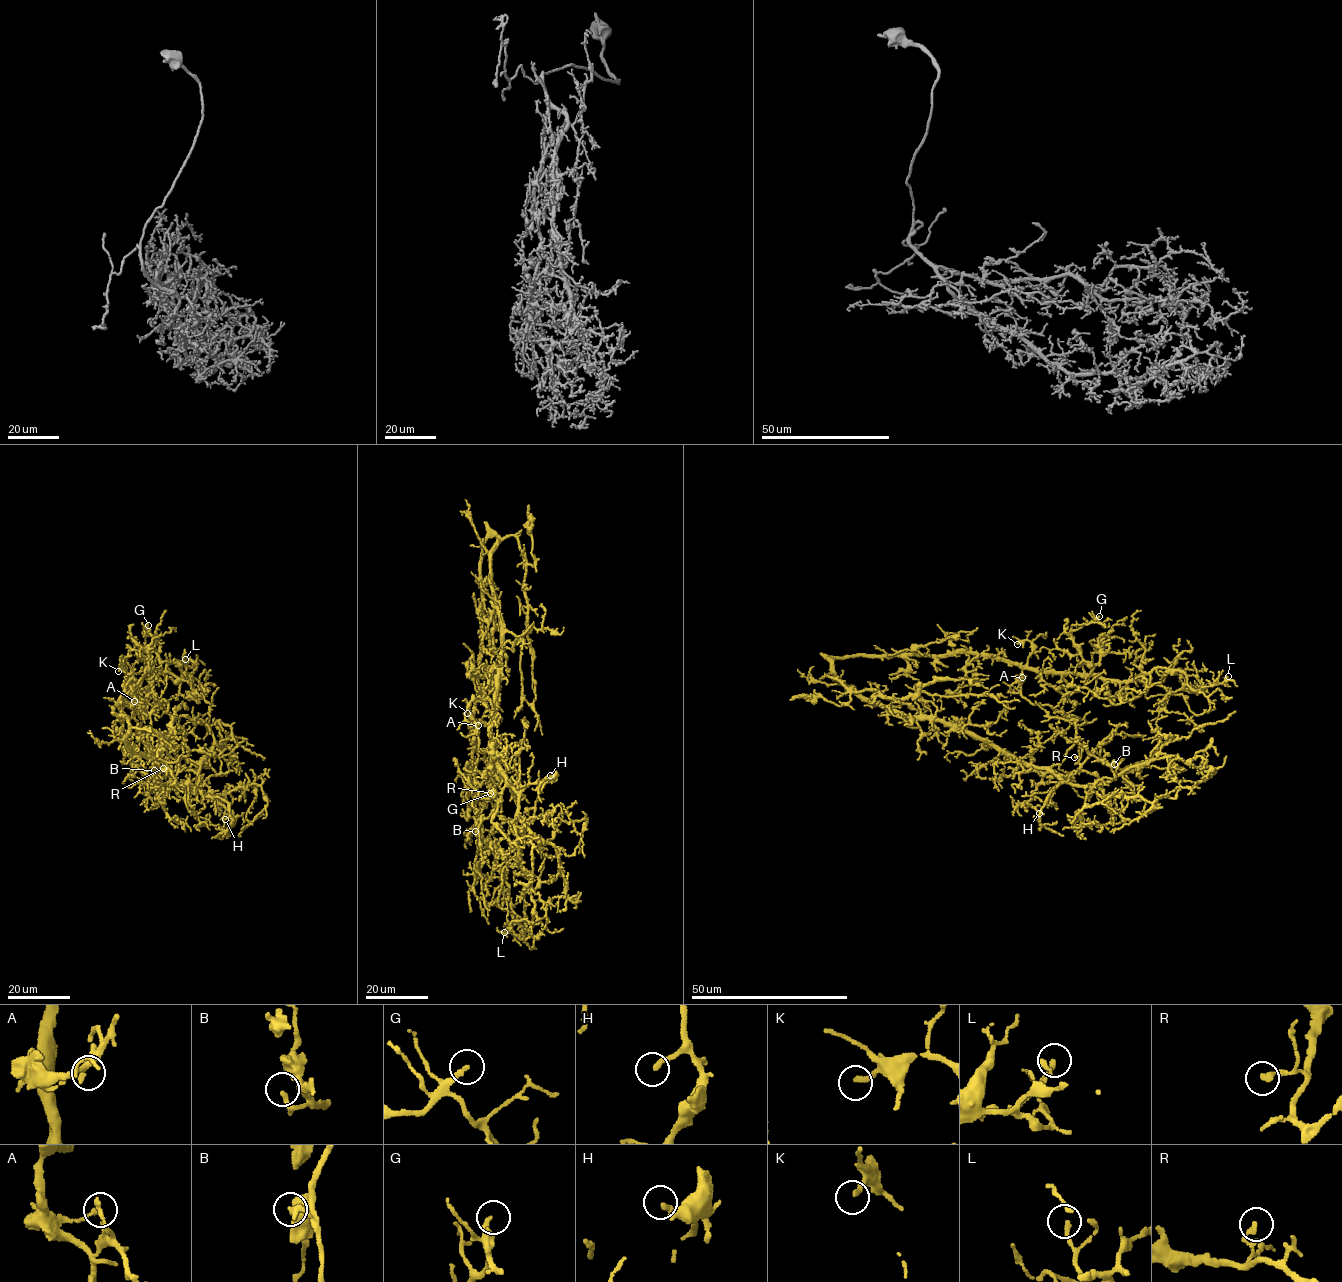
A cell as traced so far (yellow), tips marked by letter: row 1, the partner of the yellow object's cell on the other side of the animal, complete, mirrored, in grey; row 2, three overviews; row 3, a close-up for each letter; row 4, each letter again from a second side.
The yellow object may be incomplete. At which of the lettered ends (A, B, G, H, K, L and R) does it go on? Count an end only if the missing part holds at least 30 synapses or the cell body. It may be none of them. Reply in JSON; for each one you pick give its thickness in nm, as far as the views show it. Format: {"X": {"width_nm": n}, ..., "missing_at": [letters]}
{"G": {"width_nm": 200}, "H": {"width_nm": 260}, "missing_at": ["G", "H"]}

